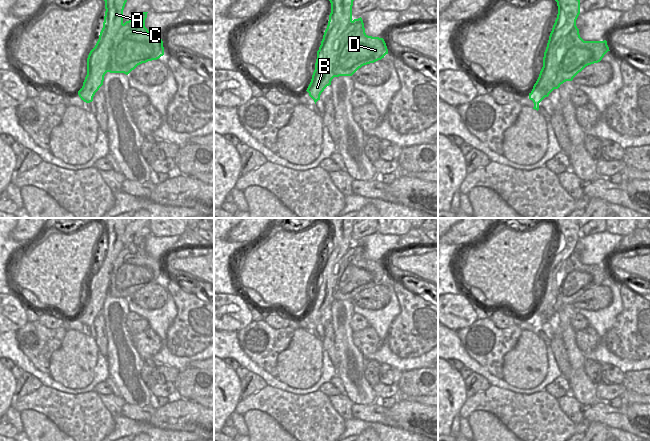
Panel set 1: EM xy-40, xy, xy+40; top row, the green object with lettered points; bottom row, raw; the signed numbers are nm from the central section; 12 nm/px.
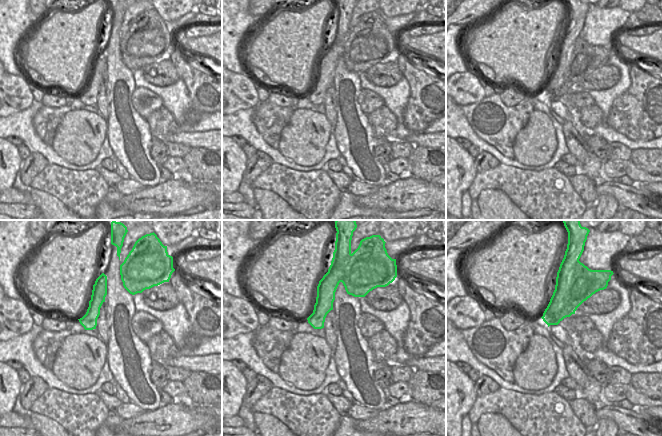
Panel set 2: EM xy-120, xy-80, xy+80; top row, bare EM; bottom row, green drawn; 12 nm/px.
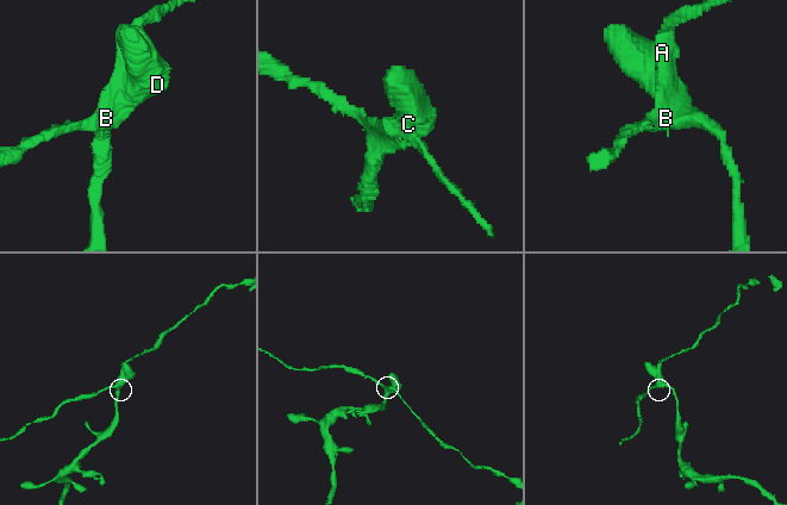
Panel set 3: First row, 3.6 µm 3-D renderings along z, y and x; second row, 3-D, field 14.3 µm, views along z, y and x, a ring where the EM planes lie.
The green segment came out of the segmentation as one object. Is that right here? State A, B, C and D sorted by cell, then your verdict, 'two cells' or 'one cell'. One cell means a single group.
A B / C D | two cells

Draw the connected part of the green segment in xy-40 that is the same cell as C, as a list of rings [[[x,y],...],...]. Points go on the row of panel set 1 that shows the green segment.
[[[140,12],[126,21],[120,28],[113,42],[111,52],[110,73],[124,73],[128,75],[138,65],[148,61],[157,60],[164,55],[163,41],[161,37],[153,35],[145,27],[148,12]]]

